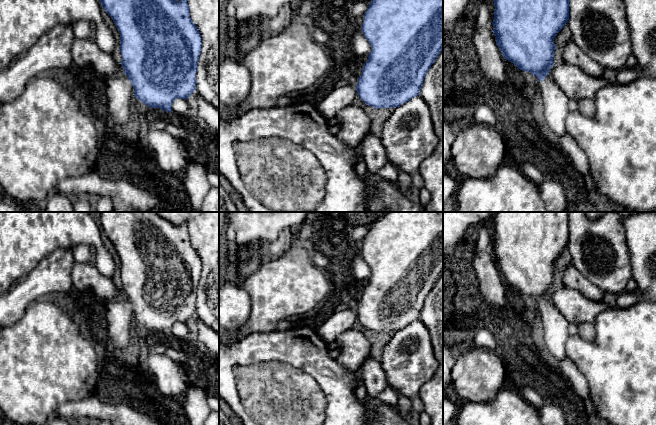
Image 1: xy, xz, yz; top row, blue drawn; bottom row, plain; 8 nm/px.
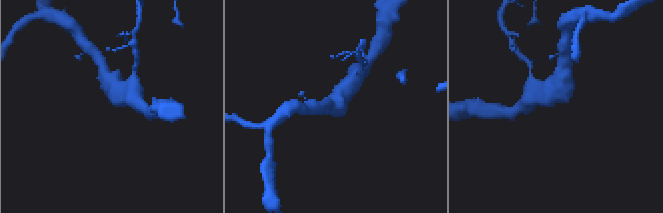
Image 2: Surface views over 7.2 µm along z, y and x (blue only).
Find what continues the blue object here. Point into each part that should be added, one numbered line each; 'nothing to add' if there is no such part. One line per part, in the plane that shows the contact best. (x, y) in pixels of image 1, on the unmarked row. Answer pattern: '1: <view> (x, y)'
1: xy (119, 316)

